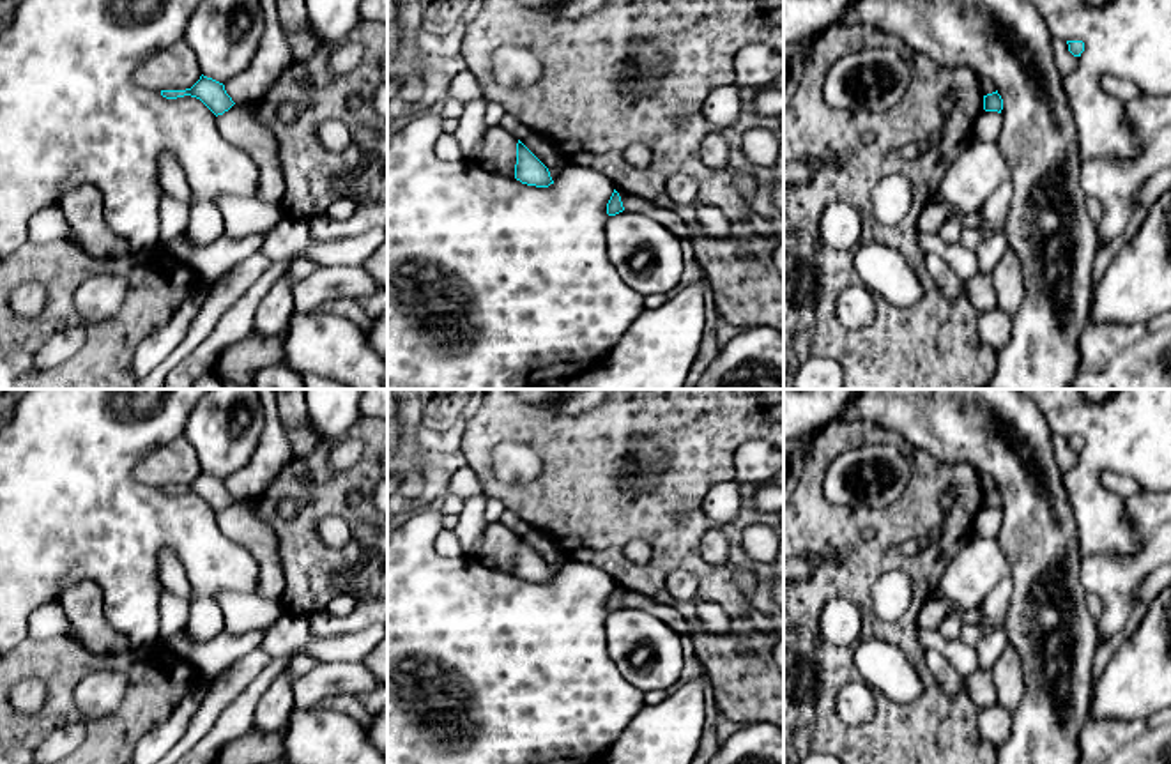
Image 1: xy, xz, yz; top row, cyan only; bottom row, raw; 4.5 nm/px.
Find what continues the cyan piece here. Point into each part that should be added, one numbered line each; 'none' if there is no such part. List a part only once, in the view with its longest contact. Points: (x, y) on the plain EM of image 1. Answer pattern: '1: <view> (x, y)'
none

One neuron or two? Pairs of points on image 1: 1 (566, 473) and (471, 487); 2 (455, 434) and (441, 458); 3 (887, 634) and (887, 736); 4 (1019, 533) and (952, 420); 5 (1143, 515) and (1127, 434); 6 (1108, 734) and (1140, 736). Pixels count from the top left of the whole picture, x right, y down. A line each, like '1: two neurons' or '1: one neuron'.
1: two neurons
2: one neuron
3: one neuron
4: one neuron
5: two neurons
6: one neuron

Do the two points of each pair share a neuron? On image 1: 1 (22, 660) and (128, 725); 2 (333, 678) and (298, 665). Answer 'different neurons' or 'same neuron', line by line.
1: same neuron
2: different neurons

